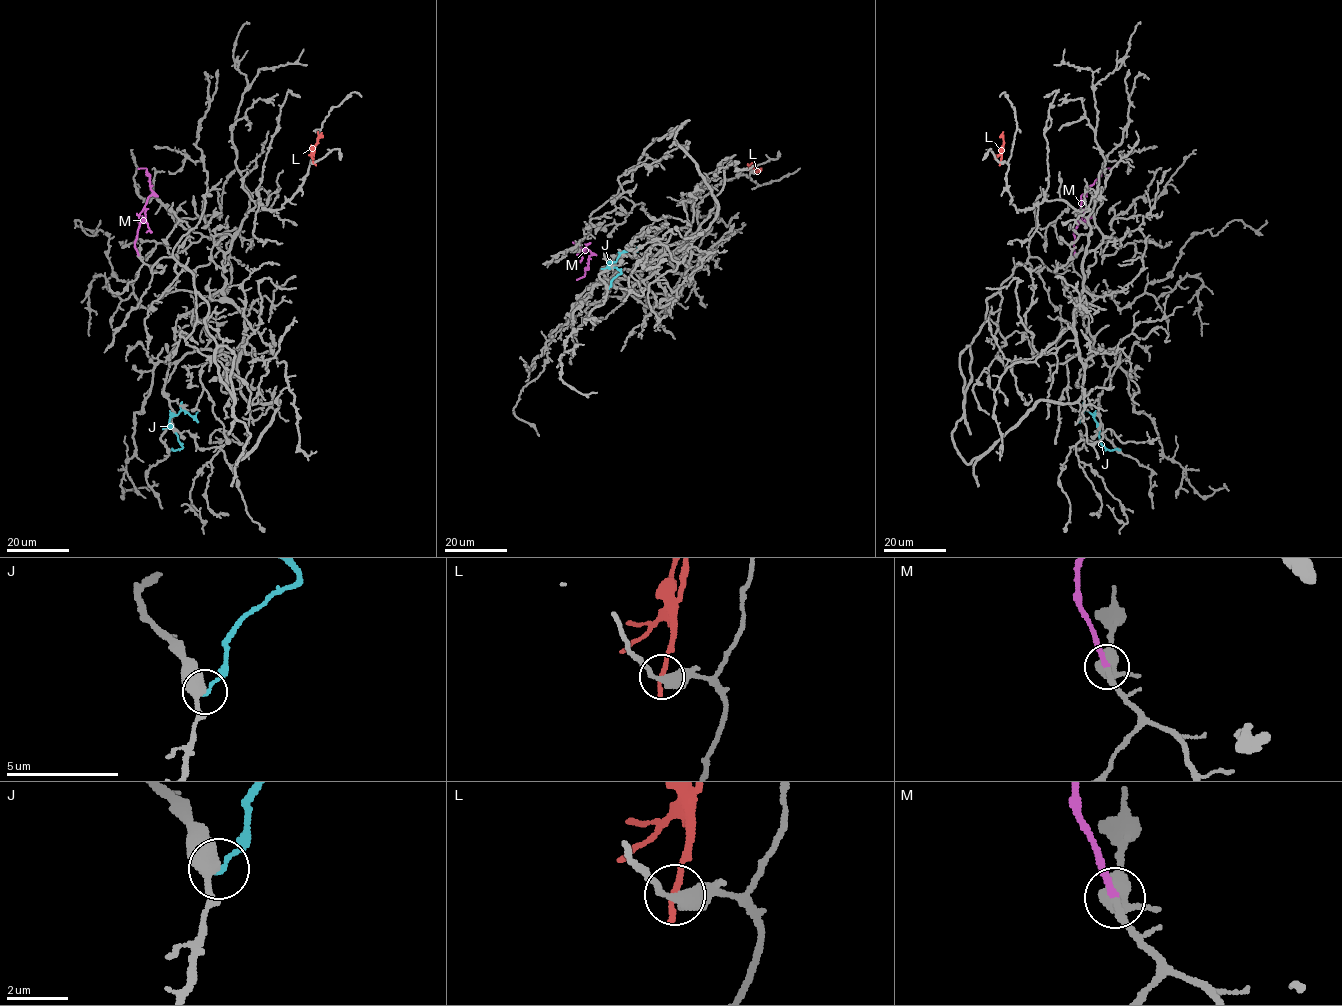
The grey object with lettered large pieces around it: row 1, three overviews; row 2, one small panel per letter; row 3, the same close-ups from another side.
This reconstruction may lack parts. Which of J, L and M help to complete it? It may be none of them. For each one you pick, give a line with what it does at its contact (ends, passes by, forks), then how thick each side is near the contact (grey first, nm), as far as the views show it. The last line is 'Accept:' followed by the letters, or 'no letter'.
M: it ends; calibres 190 and 220 nm
Accept: M

